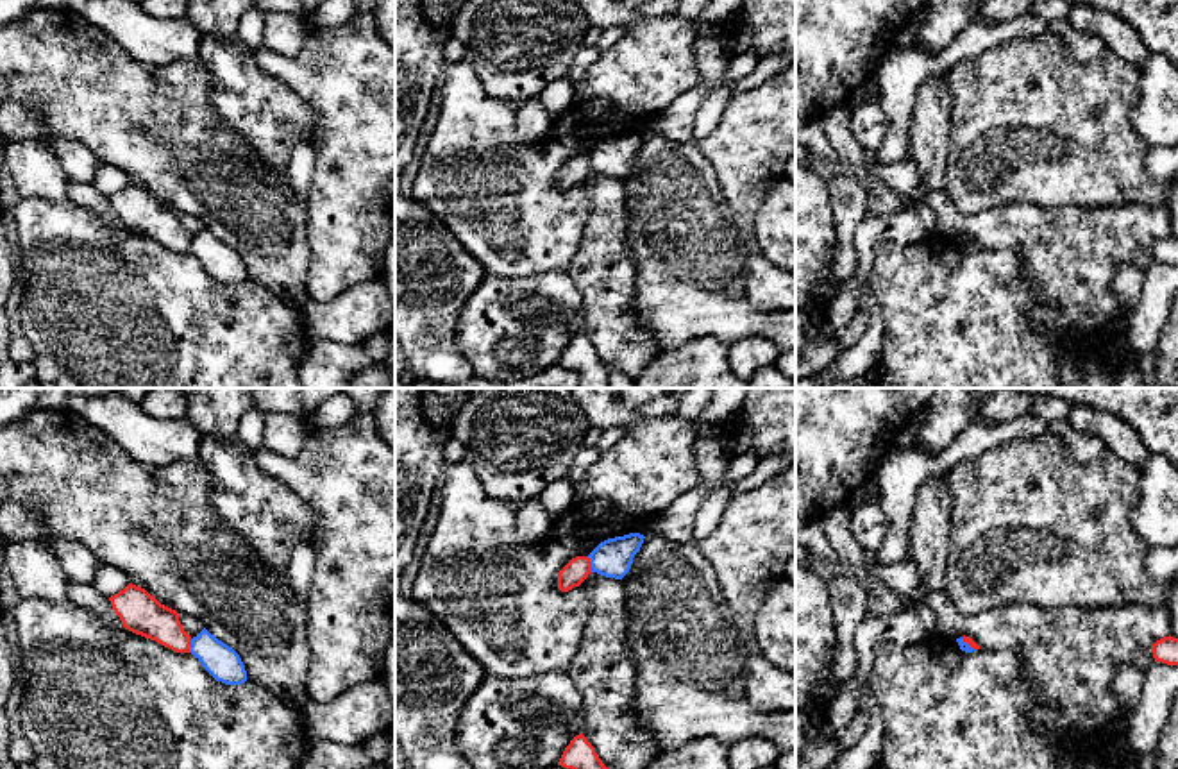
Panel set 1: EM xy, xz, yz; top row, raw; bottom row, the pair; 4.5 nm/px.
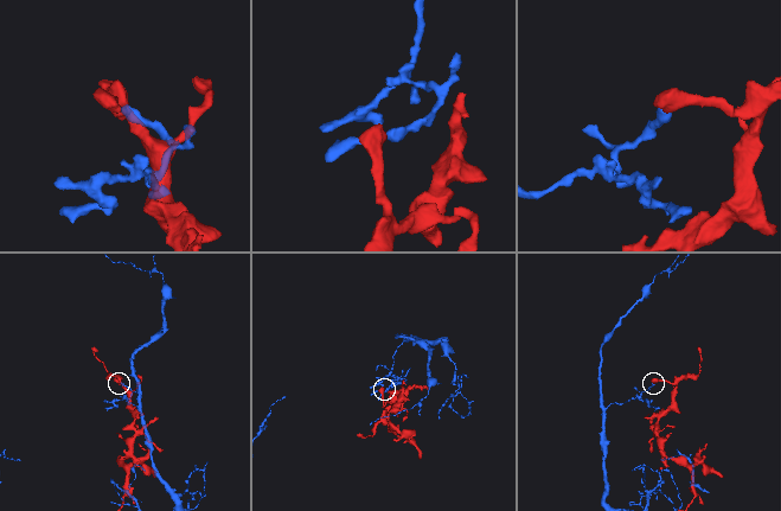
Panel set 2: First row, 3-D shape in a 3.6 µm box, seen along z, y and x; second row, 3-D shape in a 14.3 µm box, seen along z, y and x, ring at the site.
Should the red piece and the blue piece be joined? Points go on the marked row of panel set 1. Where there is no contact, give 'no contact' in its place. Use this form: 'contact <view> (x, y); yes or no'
contact xz (588, 564); no

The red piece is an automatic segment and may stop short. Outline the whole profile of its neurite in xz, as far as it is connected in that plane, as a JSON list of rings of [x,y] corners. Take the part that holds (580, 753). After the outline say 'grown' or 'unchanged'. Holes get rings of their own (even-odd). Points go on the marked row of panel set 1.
[[[583,733],[570,740],[558,765],[565,769],[608,769]]]; unchanged

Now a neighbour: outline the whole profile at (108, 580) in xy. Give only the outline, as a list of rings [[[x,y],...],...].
[[[105,563],[97,570],[93,579],[93,587],[107,597],[118,594],[127,585],[130,585],[129,576],[122,569]]]

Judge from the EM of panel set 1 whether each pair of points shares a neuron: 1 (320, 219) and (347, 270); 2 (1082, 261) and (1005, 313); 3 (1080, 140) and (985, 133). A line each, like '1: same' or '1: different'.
1: same
2: different
3: same

